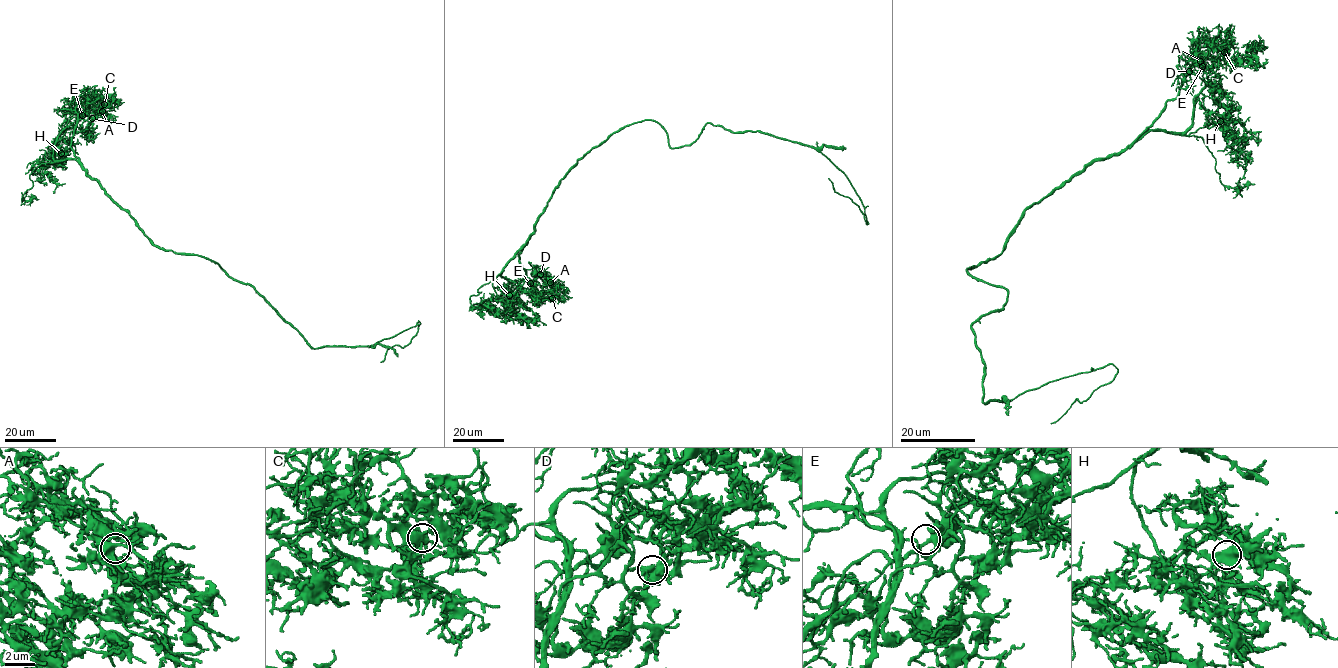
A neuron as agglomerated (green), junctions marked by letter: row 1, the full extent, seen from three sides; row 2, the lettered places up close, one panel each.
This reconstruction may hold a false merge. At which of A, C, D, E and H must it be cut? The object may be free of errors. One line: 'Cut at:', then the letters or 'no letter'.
Cut at: no letter

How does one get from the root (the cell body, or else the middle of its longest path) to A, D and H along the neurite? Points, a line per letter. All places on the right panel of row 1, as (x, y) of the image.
A: (978, 280), (967, 269), (998, 255), (1028, 209), (1095, 160), (1123, 152), (1176, 96), (1192, 60), (1200, 61)
D: (978, 280), (967, 269), (998, 255), (1028, 209), (1095, 160), (1123, 152), (1176, 96), (1182, 74), (1189, 71)
H: (978, 280), (967, 269), (993, 260), (1028, 209), (1095, 160), (1150, 131), (1225, 131), (1220, 121)

